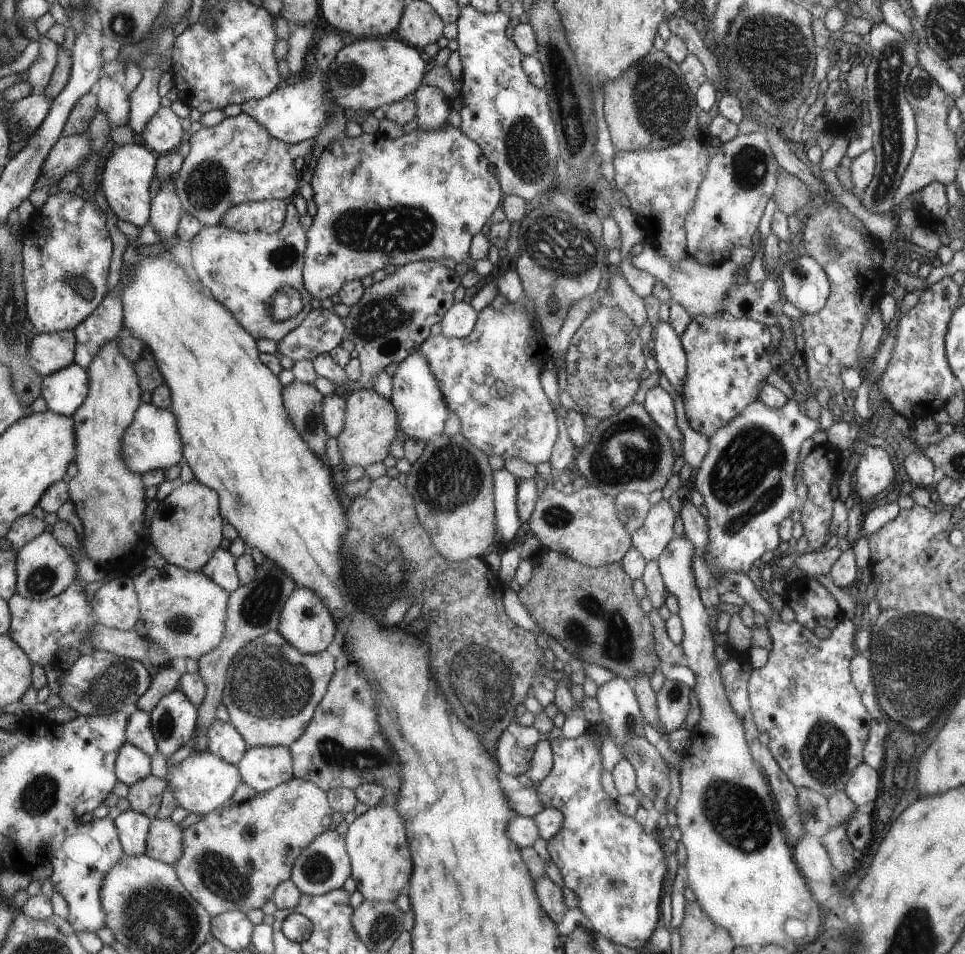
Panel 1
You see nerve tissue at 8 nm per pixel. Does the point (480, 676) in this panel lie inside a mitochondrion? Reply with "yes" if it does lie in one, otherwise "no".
yes

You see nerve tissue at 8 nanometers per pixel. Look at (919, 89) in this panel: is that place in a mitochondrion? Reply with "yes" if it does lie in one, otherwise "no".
yes

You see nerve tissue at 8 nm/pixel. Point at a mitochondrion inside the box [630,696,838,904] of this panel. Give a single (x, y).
(735, 811)

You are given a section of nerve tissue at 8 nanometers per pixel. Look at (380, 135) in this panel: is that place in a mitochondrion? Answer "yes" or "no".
no

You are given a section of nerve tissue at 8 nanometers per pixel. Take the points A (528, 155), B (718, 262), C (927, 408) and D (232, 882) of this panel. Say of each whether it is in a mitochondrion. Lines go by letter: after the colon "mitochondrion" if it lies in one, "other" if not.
A: mitochondrion
B: other
C: other
D: mitochondrion

